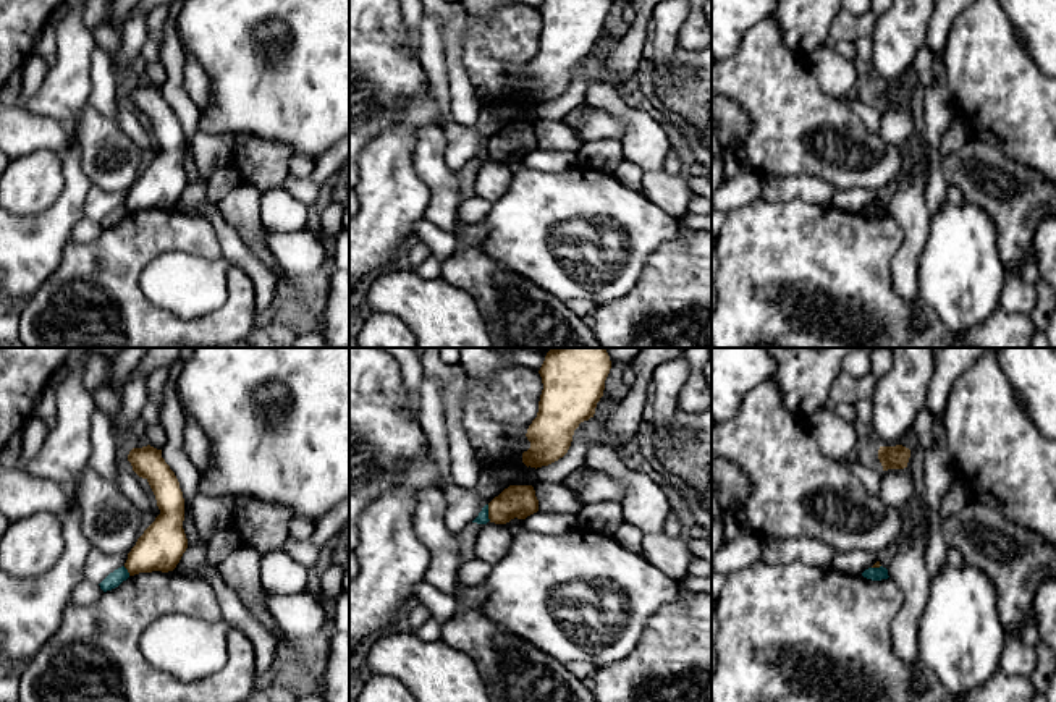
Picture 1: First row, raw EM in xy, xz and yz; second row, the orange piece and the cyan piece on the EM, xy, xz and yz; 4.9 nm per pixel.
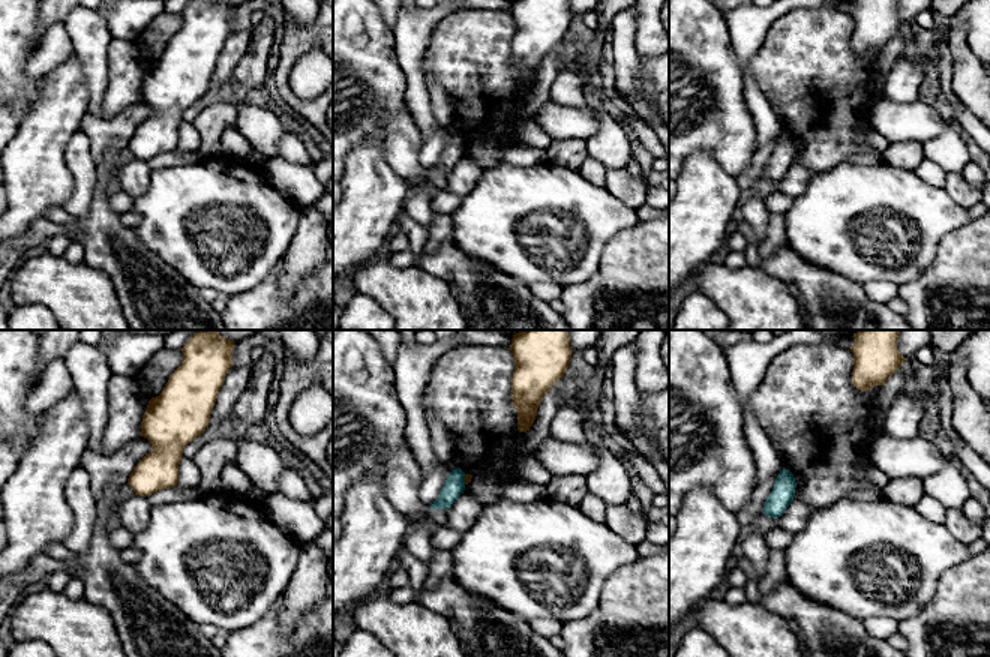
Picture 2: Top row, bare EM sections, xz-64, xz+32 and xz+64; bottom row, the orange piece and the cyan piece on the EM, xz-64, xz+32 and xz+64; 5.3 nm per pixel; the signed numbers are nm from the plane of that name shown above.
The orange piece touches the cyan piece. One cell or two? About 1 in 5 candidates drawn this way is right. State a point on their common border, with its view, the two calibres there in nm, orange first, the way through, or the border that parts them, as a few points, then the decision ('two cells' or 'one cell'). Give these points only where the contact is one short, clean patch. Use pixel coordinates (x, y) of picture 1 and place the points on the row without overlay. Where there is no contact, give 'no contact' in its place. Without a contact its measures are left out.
meets orange in xz at (489, 151); 160 nm thick on the orange side, 60 nm on the other; border along xz (487, 143), (487, 154), (490, 157); two cells

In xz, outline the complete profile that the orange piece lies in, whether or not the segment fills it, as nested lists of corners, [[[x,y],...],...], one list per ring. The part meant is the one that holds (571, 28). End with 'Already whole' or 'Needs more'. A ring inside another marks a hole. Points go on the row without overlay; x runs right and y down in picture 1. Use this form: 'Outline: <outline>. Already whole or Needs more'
Outline: [[[611,0],[542,2],[539,50],[526,71],[530,86],[522,91],[527,105],[548,104],[568,91],[574,68],[593,55],[610,6]]]. Already whole

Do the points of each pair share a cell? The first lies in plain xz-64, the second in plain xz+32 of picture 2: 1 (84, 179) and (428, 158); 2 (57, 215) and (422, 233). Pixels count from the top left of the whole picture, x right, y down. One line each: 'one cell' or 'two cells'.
1: two cells
2: one cell

